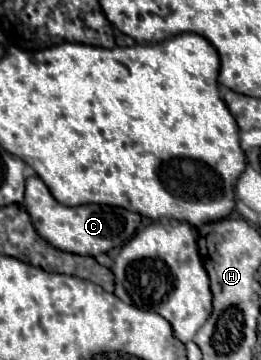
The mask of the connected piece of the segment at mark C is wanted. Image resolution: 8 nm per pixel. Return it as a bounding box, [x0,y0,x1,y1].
[23,176,141,256]

